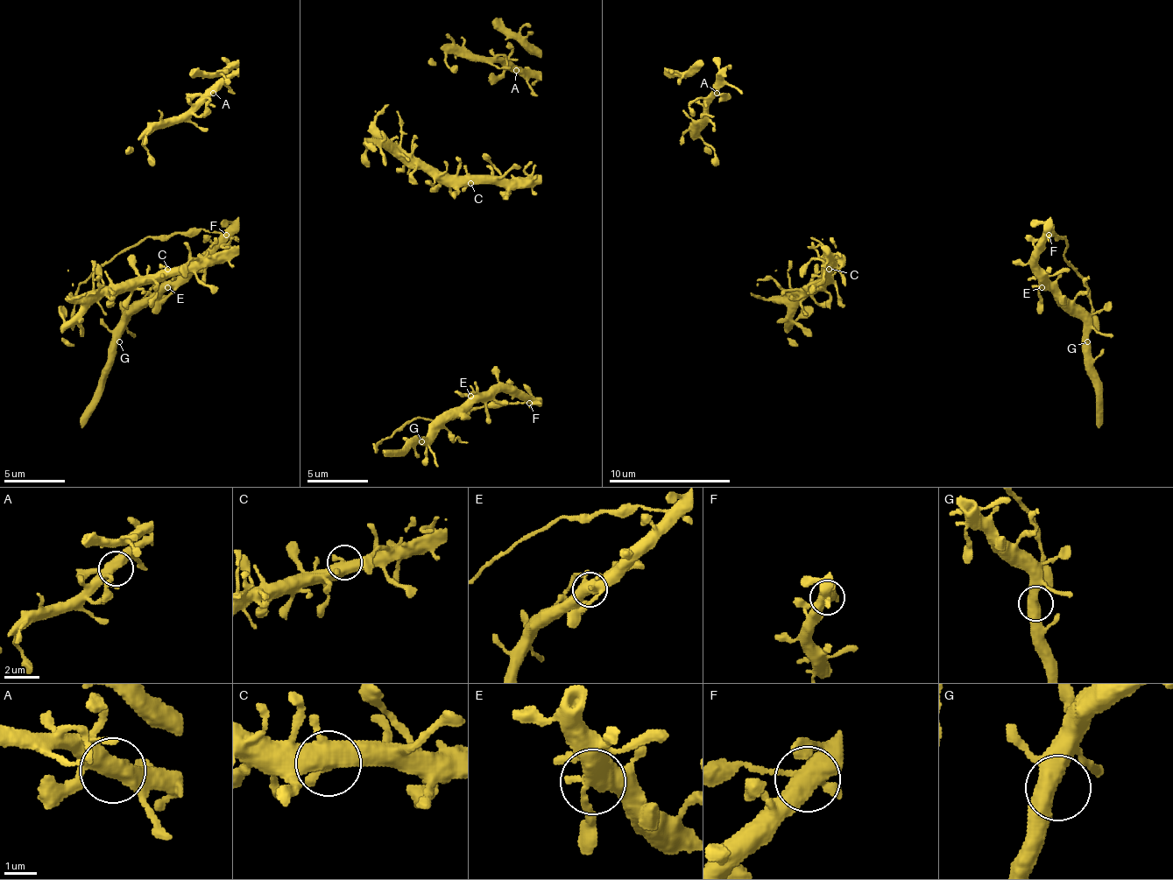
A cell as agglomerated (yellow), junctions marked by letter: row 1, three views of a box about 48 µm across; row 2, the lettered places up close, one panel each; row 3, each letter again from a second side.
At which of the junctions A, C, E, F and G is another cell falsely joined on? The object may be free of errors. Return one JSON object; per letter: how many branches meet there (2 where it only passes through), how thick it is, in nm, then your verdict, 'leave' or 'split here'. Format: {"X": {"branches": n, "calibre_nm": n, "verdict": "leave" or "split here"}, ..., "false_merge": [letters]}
{"A": {"branches": 3, "calibre_nm": 400, "verdict": "leave"}, "C": {"branches": 3, "calibre_nm": 460, "verdict": "leave"}, "E": {"branches": 3, "calibre_nm": 440, "verdict": "leave"}, "F": {"branches": 3, "calibre_nm": 440, "verdict": "leave"}, "G": {"branches": 3, "calibre_nm": 420, "verdict": "leave"}, "false_merge": []}

